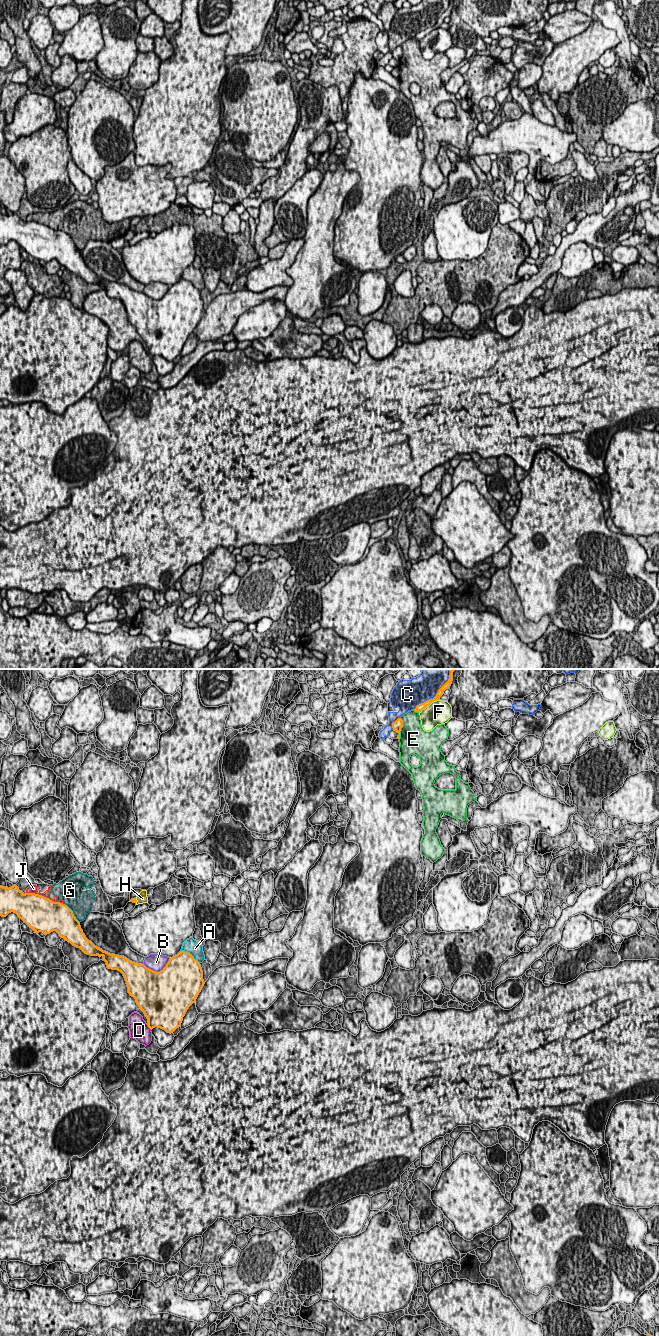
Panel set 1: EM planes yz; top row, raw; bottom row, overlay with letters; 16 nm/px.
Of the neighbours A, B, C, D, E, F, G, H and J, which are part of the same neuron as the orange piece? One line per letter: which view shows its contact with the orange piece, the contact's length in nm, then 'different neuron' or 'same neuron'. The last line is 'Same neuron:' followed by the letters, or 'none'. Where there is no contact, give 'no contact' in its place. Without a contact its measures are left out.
A: contact in yz; length 380 nm; different neuron
B: contact in yz; length 460 nm; different neuron
C: contact in yz; length 850 nm; different neuron
D: contact in yz; length 130 nm; different neuron
E: contact in yz; length 360 nm; different neuron
F: contact in yz; length 400 nm; different neuron
G: contact in yz; length 420 nm; different neuron
H: contact in yz; length 80 nm; different neuron
J: contact in yz; length 500 nm; different neuron
Same neuron: none

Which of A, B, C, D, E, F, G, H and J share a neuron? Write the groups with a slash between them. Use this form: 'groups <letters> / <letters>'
groups A / B / C / D / E / F / G J / H

